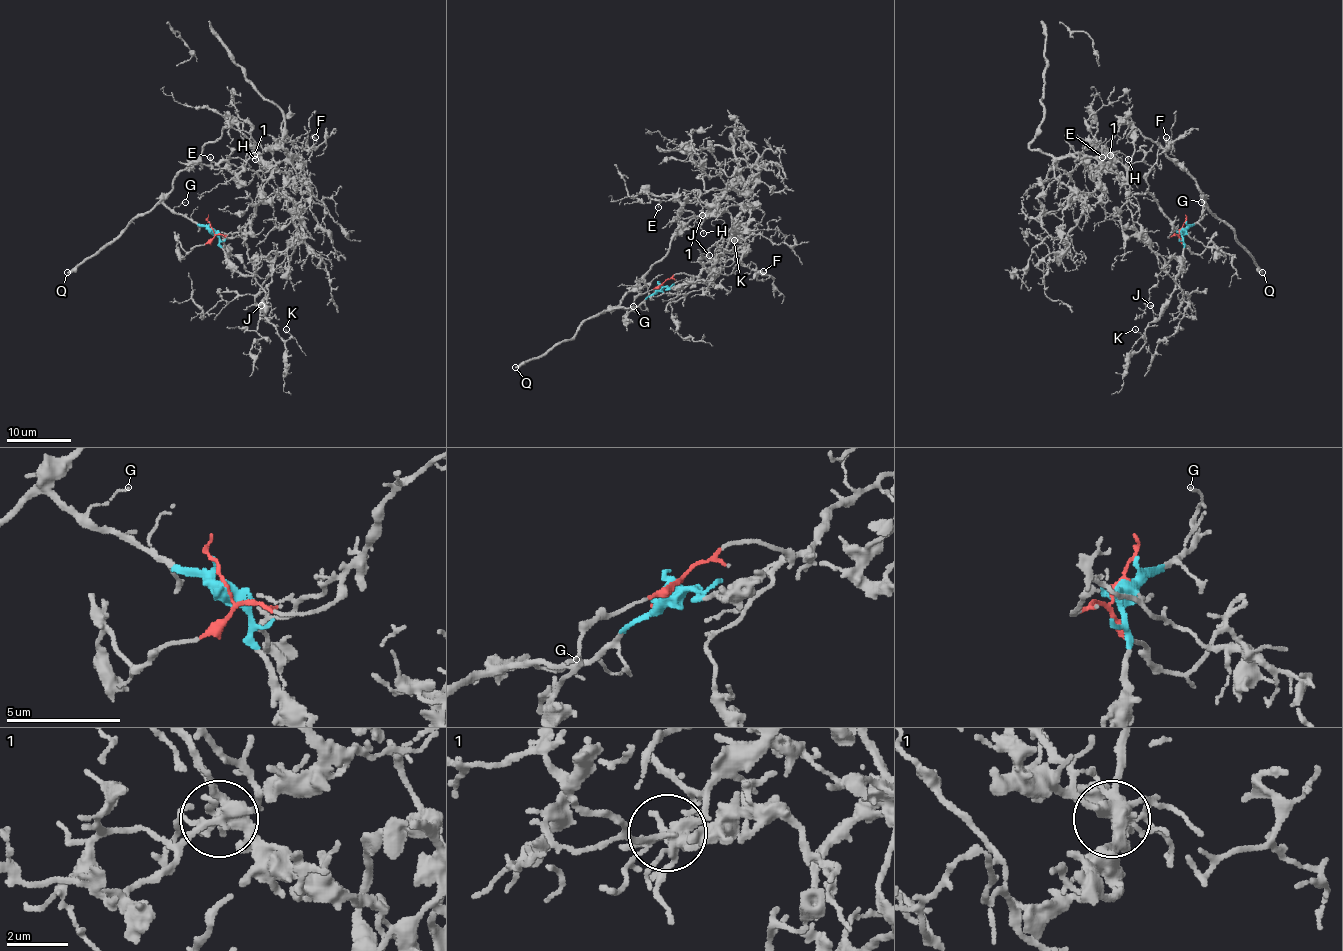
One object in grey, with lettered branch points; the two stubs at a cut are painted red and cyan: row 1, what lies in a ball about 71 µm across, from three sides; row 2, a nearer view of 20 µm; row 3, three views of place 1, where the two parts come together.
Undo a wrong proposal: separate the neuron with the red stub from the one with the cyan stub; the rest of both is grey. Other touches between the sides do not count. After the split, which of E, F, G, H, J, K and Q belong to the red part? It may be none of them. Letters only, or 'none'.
E, F, H

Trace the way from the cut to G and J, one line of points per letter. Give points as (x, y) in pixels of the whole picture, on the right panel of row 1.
G: (1181, 230), (1202, 217), (1204, 204), (1201, 201)
J: (1181, 230), (1183, 258), (1170, 301), (1157, 314), (1151, 304)

